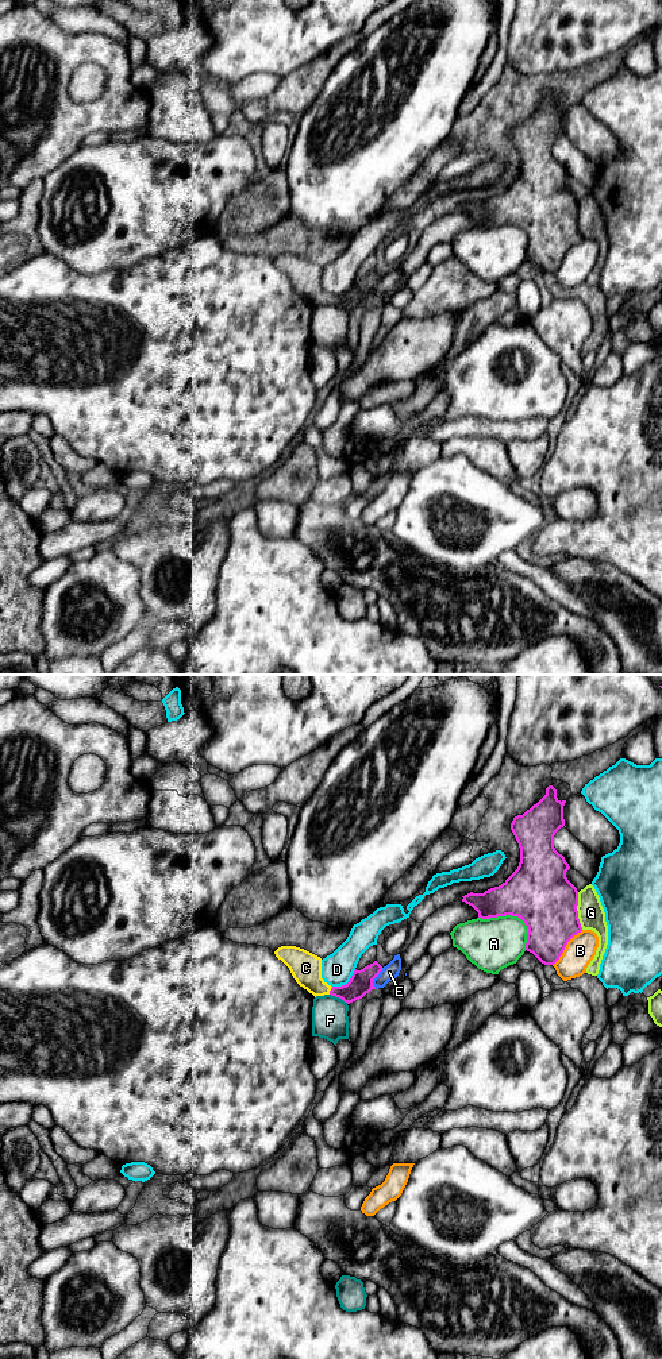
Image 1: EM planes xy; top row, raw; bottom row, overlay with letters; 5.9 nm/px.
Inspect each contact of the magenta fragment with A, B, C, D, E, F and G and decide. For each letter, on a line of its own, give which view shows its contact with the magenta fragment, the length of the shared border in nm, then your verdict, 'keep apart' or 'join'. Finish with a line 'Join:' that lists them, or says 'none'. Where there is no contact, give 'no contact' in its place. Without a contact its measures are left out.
A: xy | 340 nm | keep apart
B: xy | 280 nm | keep apart
C: xy | 50 nm | join
D: xy | 180 nm | keep apart
E: xy | 140 nm | keep apart
F: xy | 130 nm | keep apart
G: xy | 220 nm | keep apart
Join: C

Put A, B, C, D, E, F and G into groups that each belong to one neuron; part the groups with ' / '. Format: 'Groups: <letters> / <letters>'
Groups: A / B / C / D / E / F / G

